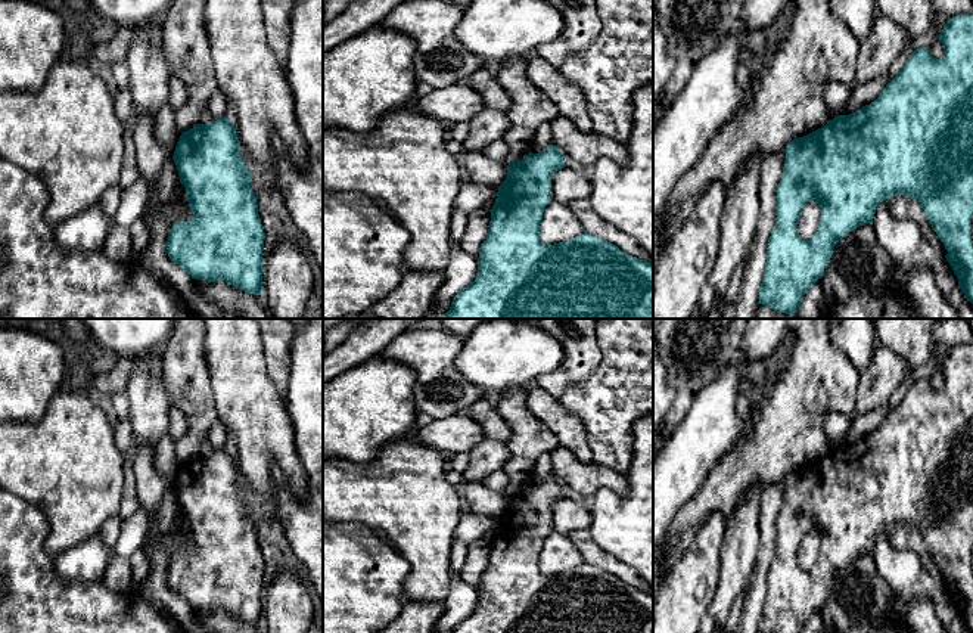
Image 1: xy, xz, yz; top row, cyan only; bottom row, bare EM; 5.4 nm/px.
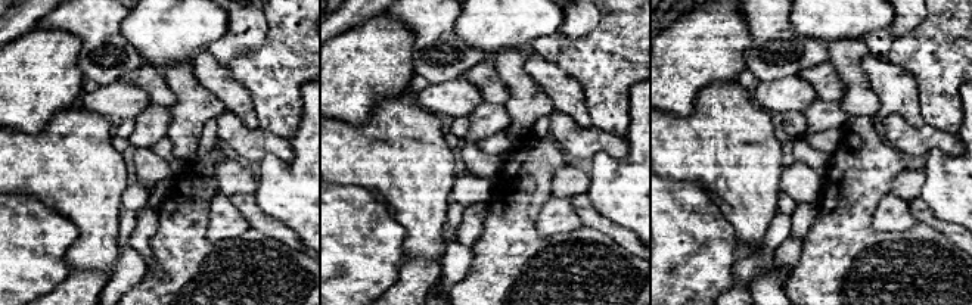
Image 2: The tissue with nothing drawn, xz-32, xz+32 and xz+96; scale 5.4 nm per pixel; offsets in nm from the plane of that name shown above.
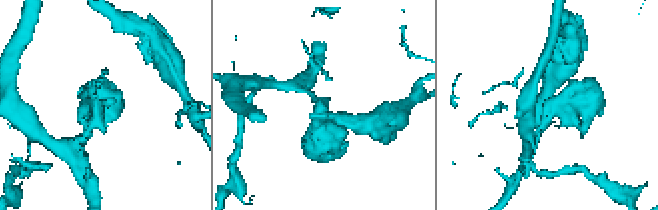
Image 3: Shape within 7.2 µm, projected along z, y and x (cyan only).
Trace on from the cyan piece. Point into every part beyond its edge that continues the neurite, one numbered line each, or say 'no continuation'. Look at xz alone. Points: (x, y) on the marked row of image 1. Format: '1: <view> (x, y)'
no continuation

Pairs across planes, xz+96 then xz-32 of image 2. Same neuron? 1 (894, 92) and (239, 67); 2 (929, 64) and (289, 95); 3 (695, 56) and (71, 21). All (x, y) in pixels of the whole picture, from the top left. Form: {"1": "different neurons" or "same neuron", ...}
{"1": "different neurons", "2": "same neuron", "3": "different neurons"}

